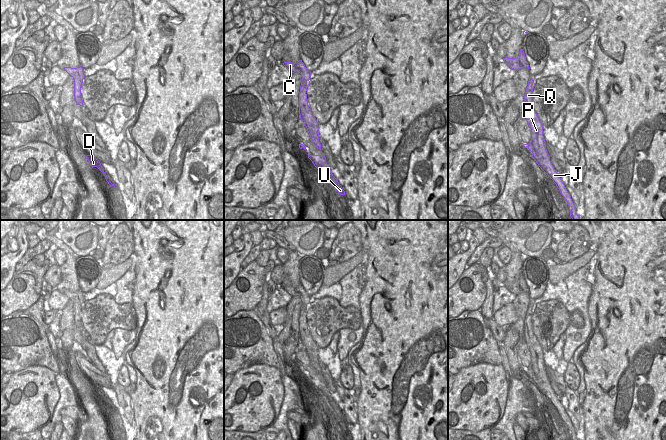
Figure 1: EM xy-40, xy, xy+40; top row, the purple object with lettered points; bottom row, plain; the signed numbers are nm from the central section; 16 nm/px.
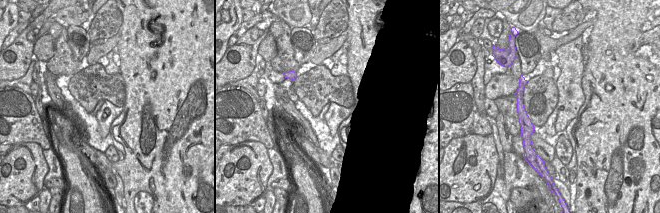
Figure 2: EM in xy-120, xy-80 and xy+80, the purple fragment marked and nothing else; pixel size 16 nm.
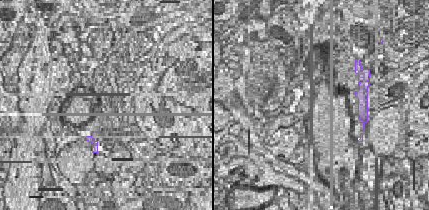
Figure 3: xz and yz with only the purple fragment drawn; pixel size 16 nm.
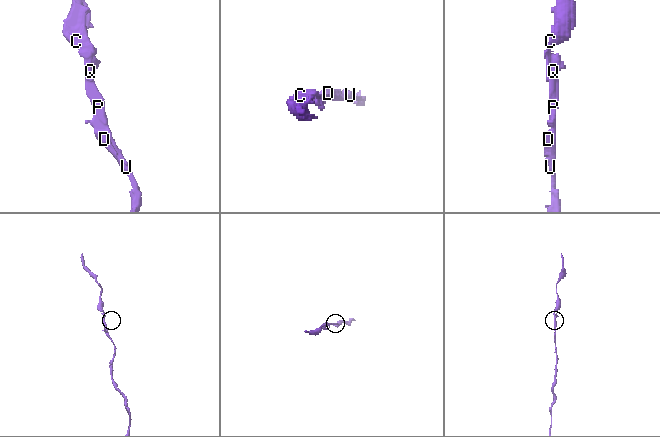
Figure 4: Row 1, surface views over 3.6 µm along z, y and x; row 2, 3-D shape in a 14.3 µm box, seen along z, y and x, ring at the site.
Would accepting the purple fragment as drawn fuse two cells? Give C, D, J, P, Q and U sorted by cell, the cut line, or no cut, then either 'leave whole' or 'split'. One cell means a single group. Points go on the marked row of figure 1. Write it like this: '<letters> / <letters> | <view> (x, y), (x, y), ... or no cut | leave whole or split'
C D J P Q U | no cut | leave whole

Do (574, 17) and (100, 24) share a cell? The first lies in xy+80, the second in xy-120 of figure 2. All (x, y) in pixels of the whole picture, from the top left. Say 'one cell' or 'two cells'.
one cell

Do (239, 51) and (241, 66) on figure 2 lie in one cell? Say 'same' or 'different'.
same

